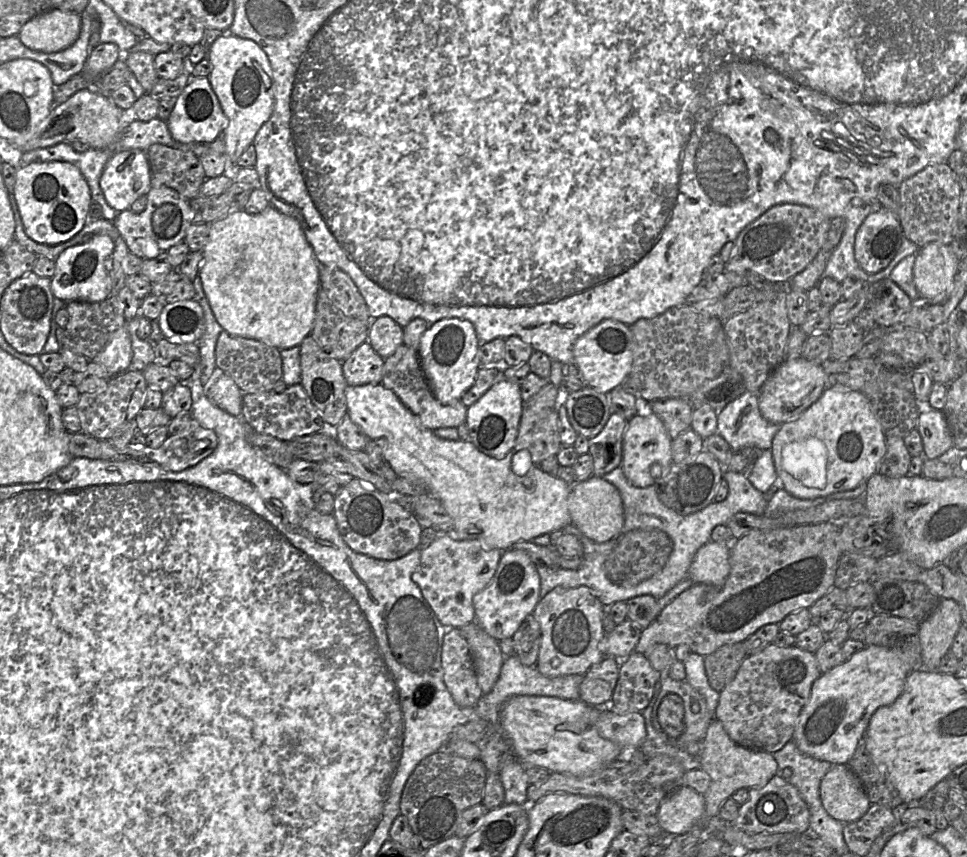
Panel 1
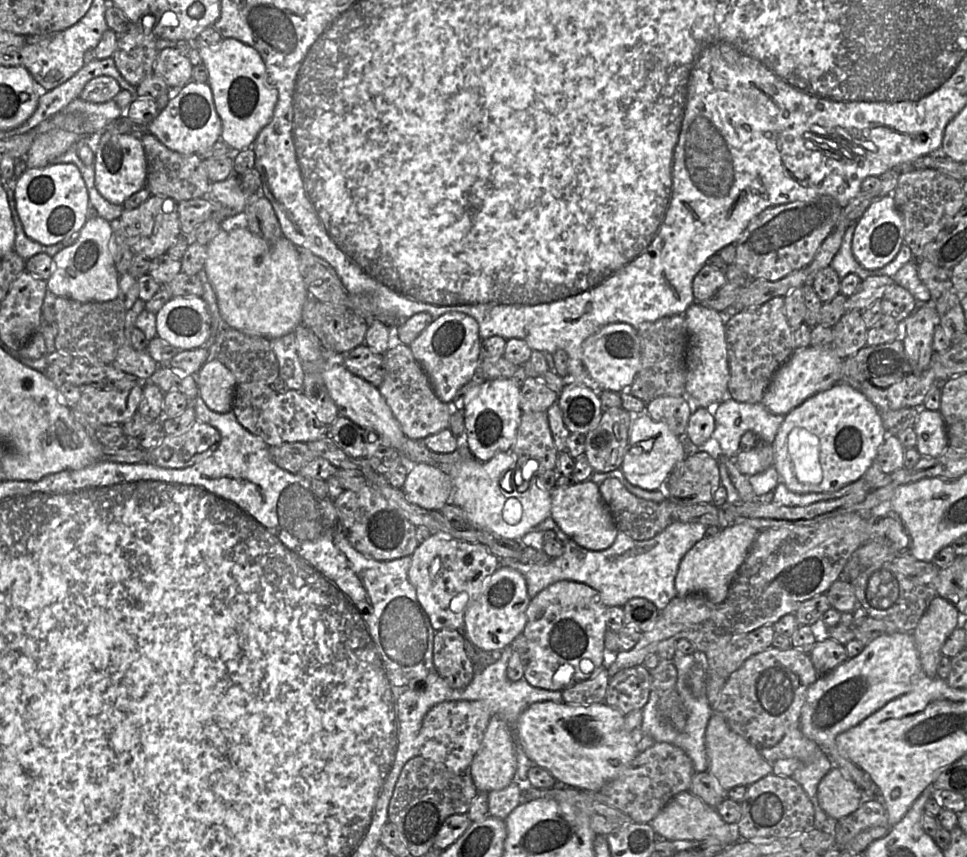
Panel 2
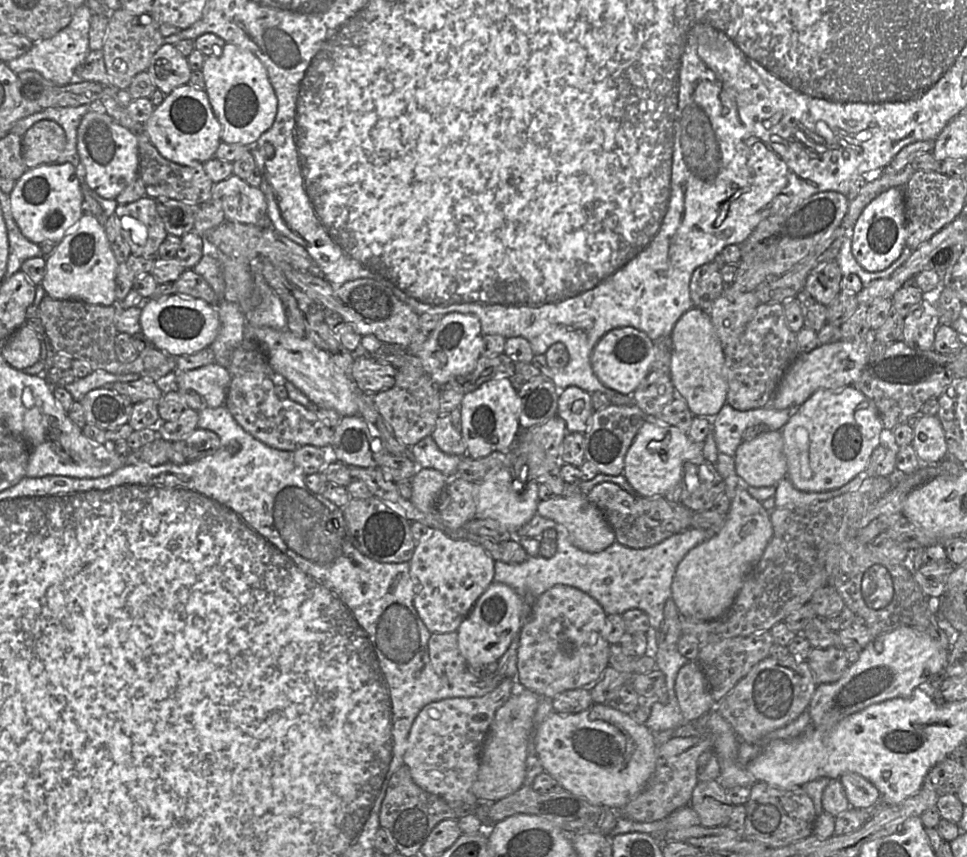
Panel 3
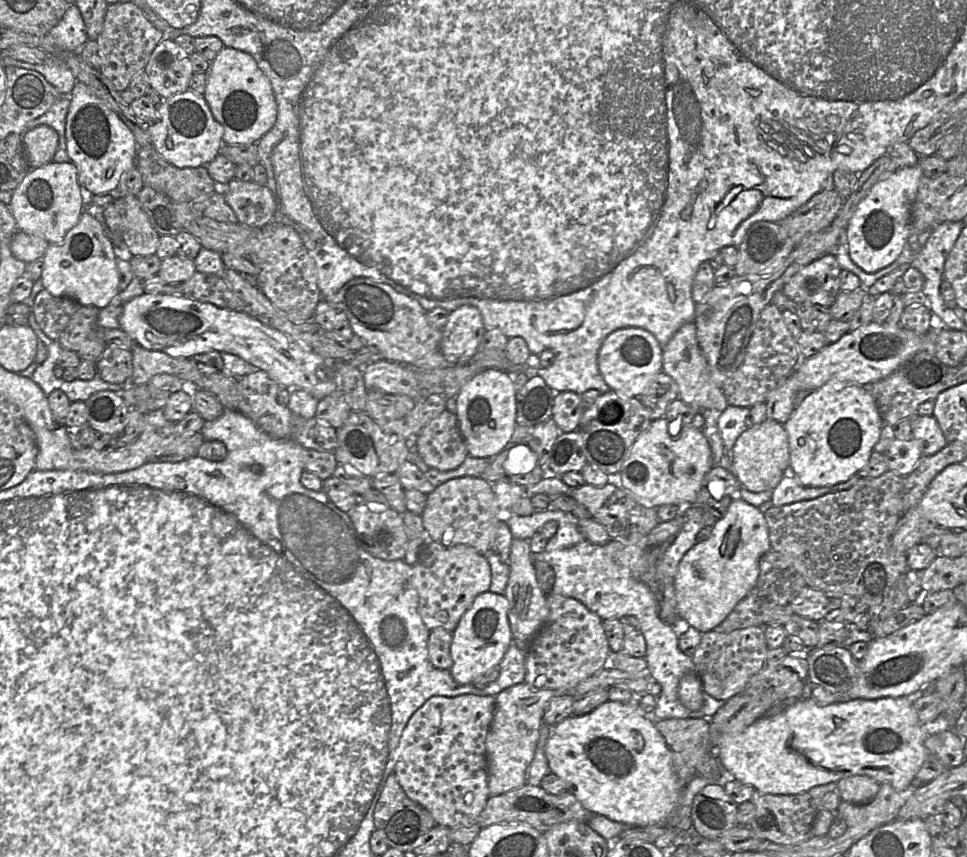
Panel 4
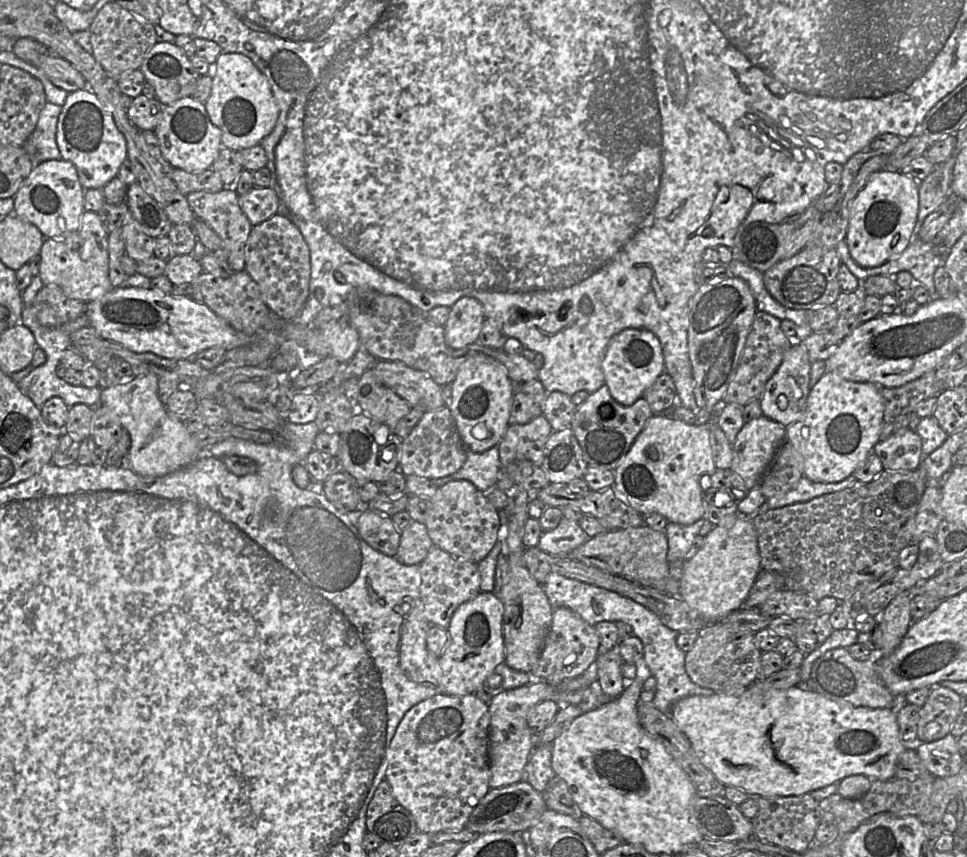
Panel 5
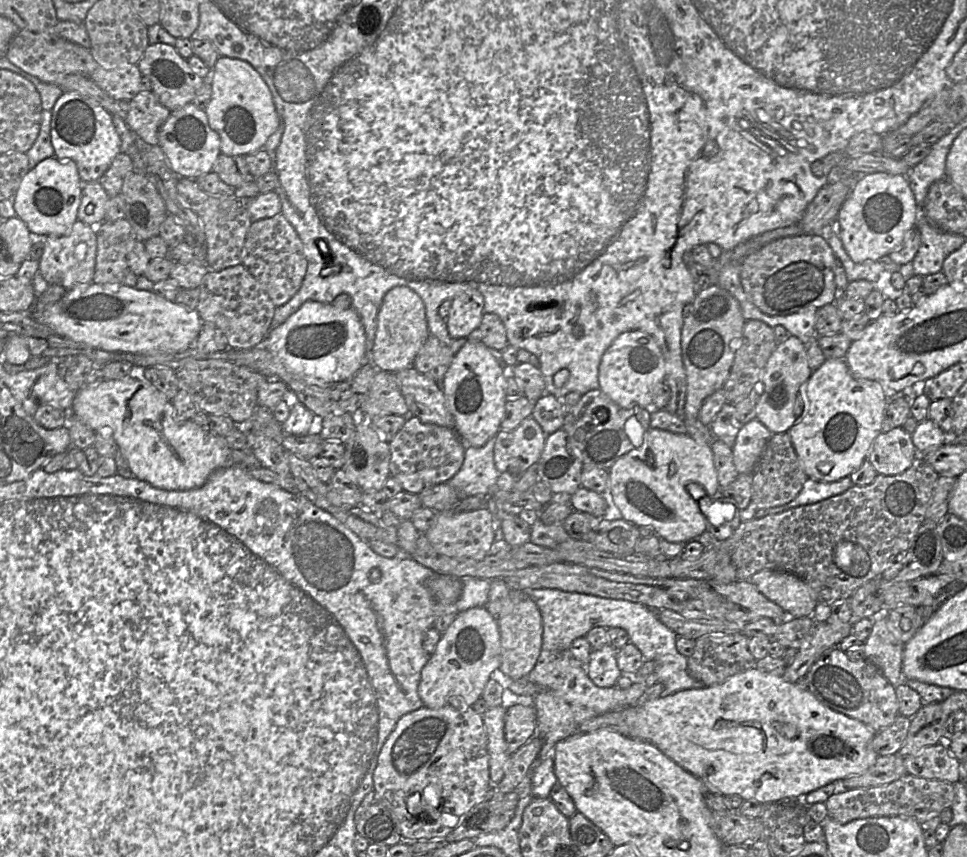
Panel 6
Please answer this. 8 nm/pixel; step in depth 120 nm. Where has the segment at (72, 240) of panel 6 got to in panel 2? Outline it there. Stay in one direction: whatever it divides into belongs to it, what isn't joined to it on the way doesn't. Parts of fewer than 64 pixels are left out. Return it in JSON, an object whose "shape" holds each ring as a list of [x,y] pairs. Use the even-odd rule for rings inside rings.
{"shape":[[[100,216],[88,218],[78,239],[53,256],[54,270],[47,280],[47,288],[57,297],[78,301],[107,302],[117,298],[119,274],[112,256],[110,223]]]}

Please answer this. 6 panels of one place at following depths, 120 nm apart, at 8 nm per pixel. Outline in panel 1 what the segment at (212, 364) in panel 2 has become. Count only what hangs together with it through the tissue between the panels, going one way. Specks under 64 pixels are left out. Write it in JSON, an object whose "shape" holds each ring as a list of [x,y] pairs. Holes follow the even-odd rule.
{"shape":[[[226,374],[219,375],[207,389],[207,397],[217,407],[235,417],[241,416],[243,395],[235,381]]]}

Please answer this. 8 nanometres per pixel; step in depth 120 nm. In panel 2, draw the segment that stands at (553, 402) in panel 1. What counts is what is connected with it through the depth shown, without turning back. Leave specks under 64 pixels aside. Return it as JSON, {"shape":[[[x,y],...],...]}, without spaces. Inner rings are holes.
{"shape":[[[547,412],[522,414],[512,452],[537,462],[534,477],[546,471],[558,471],[558,453],[548,423]]]}

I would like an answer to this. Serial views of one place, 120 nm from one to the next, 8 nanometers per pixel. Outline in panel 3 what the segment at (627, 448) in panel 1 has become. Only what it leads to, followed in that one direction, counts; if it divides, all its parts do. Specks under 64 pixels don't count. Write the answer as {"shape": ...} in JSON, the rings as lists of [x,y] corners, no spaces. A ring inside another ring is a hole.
{"shape":[[[646,421],[626,454],[623,475],[639,496],[664,496],[682,481],[685,462],[702,456],[702,446],[676,426]]]}

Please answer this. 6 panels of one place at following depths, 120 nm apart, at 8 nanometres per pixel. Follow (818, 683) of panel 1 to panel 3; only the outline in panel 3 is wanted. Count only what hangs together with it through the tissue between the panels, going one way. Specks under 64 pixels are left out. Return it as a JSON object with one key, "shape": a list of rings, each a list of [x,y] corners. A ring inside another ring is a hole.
{"shape":[[[910,625],[900,626],[889,632],[874,636],[864,647],[859,658],[850,663],[839,680],[816,686],[808,707],[811,724],[817,728],[830,728],[842,718],[859,712],[874,703],[896,697],[908,697],[916,687],[946,666],[948,653],[949,649],[940,645],[926,631]],[[848,772],[839,778],[850,807],[871,807],[882,801],[878,789],[868,779],[858,773]]]}

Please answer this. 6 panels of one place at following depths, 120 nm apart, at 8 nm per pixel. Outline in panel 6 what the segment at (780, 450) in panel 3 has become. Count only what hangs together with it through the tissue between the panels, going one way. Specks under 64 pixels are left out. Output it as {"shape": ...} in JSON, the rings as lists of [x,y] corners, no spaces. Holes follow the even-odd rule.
{"shape":[[[758,419],[745,423],[732,448],[737,471],[752,474],[772,432]]]}

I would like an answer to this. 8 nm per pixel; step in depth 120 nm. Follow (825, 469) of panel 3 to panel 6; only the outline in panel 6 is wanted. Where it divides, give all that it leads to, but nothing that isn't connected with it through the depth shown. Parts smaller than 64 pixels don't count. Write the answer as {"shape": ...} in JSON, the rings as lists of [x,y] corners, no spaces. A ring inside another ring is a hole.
{"shape":[[[829,358],[815,371],[812,372],[811,377],[807,382],[806,394],[808,397],[808,410],[804,411],[801,415],[801,419],[796,422],[790,430],[787,432],[790,435],[793,446],[800,459],[801,465],[808,477],[824,482],[835,482],[846,476],[850,476],[852,472],[861,467],[864,461],[867,459],[869,450],[871,449],[874,439],[882,432],[882,422],[885,418],[885,408],[888,404],[889,391],[878,381],[859,379],[852,375],[844,358]]]}

